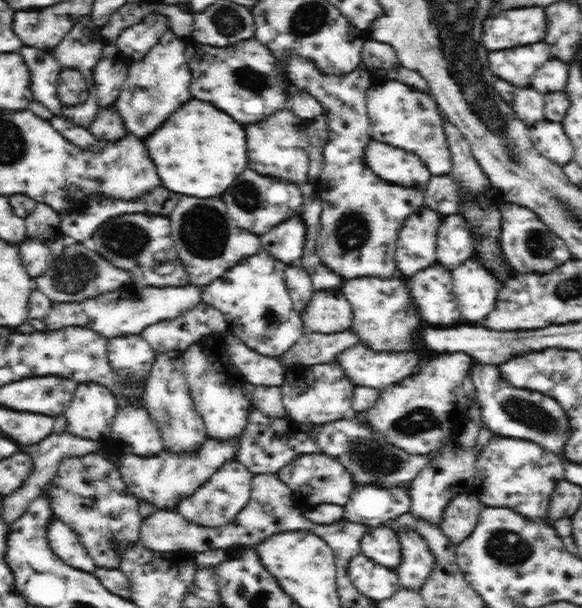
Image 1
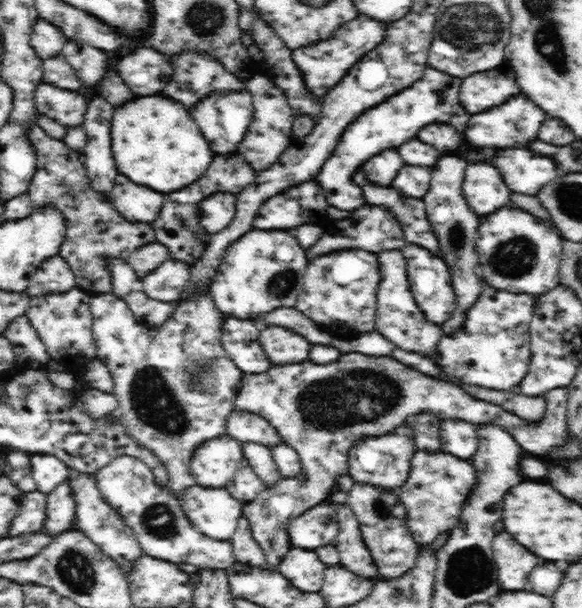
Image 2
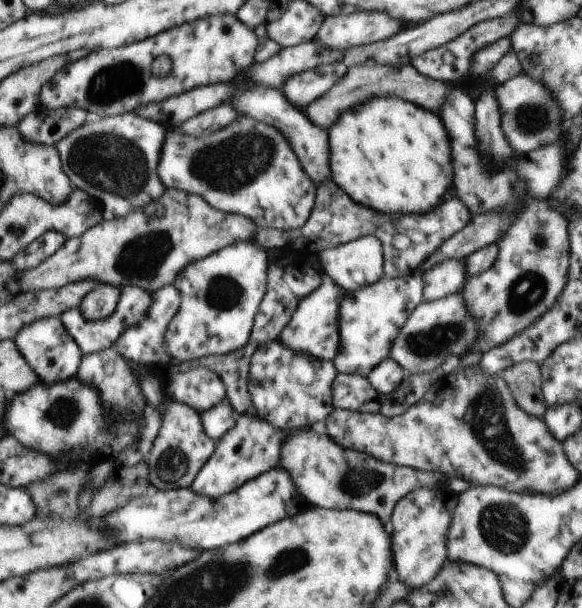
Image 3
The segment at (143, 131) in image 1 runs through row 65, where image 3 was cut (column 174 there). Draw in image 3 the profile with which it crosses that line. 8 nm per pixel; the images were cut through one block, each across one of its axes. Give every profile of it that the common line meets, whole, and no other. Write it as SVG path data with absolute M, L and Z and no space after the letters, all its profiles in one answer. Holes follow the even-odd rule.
M238 115L231 124L204 136L187 136L177 128L165 134L165 146L158 169L165 188L185 190L189 182L203 182L205 188L189 188L209 206L249 218L257 227L287 232L297 230L316 206L313 184L301 170L293 150L279 130Z

